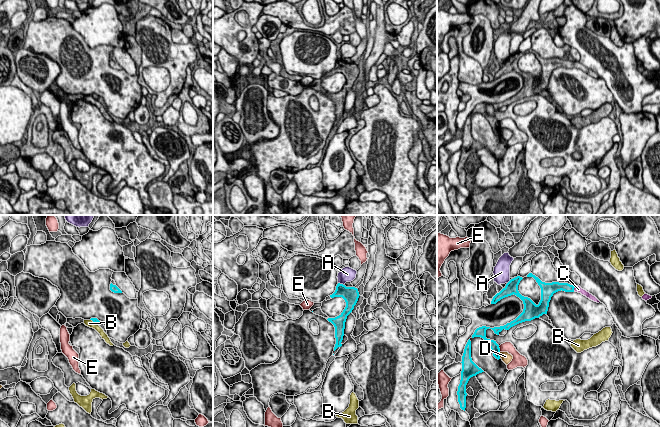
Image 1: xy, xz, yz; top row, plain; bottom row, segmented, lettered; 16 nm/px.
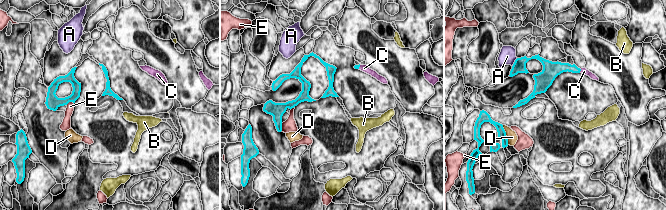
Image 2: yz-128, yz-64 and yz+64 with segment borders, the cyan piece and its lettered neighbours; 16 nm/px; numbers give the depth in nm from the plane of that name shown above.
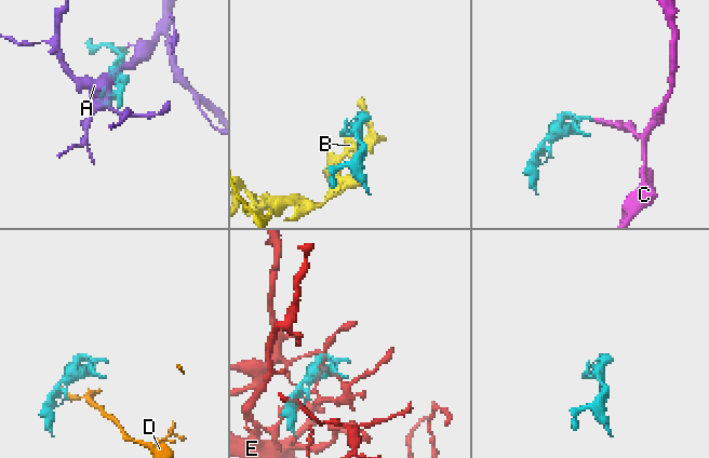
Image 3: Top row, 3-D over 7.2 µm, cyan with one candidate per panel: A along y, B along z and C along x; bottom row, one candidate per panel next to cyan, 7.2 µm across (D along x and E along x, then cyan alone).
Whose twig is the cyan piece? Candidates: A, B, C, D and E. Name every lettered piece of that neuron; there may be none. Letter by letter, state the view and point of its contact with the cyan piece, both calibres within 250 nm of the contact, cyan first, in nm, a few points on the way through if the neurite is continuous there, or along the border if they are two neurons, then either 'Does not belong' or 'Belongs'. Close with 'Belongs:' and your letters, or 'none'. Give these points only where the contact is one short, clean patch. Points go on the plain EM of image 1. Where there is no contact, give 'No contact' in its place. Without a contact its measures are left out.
A: Touches cyan at xz (341, 60). Thickness 260 nm (cyan) against 240 nm. Boundary: xz (338, 58), (343, 61). Does not belong
B: Touches cyan at xy (93, 97). Thickness 90 nm (cyan) against 120 nm. Boundary: xy (90, 95), (95, 99). Does not belong
C: Touches cyan at yz (574, 63). Thickness 140 nm (cyan) against 100 nm. Path across: yz (566, 63), (574, 63), (578, 65). Belongs
D: Touches cyan at yz (499, 131). Thickness 140 nm (cyan) against 160 nm. Does not belong
E: Touches cyan at yz (499, 125). Thickness 140 nm (cyan) against 160 nm. Does not belong
Belongs: C

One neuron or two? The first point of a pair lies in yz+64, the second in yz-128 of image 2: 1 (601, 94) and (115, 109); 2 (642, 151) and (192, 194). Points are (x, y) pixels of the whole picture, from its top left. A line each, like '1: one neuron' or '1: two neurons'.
1: two neurons
2: one neuron

